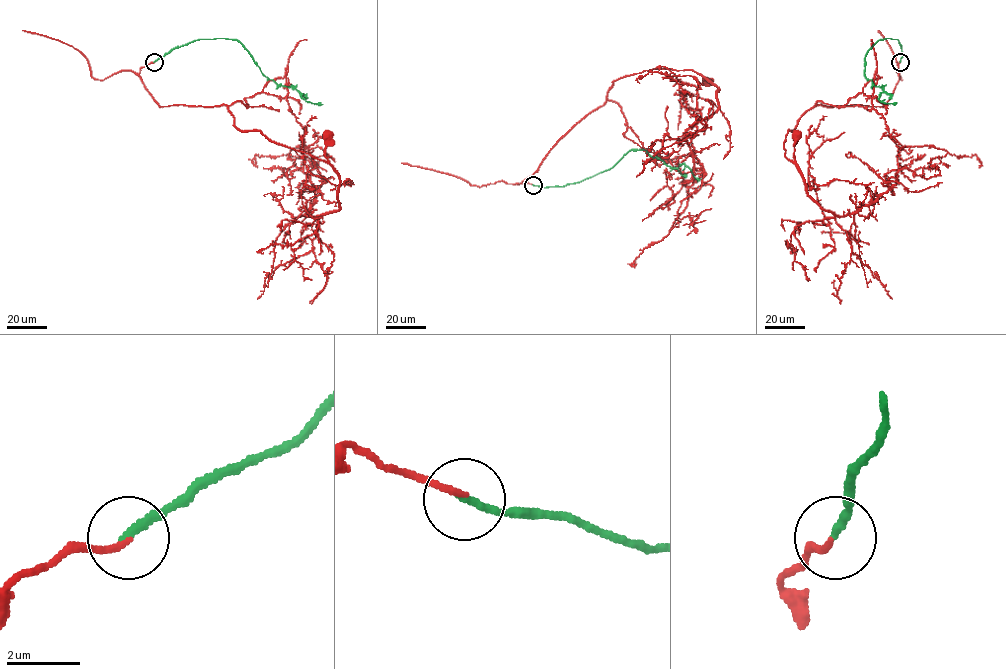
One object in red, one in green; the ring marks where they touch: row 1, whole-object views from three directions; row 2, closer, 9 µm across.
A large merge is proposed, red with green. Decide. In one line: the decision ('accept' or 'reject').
reject

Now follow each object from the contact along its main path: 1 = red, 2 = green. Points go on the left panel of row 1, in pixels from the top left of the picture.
1: (154, 61), (138, 75), (160, 106), (225, 104), (239, 130), (260, 131), (327, 161), (326, 134)
2: (154, 61), (174, 48), (197, 40), (237, 40), (269, 79), (278, 85), (294, 87), (306, 101), (322, 104)

